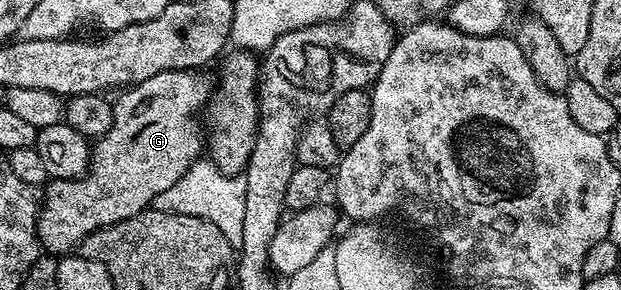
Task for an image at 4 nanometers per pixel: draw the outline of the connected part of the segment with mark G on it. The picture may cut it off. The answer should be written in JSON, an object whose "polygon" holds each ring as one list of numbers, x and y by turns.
{"polygon":[[163,70,146,80,136,83,135,86,125,89,121,93,124,95,112,102,112,123,101,138,95,139,94,145,91,147,90,169,78,178,57,178,49,181,43,187,40,213,36,216,36,235,40,237,41,247,49,255,63,256,73,253,79,247,80,242,86,240,86,236,90,236,96,230,101,230,102,227,109,226,110,224,118,224,122,220,130,220,130,216,138,216,142,211,151,207,154,196,159,196,162,192,166,192,166,188,170,188,170,184,176,184,183,174,197,162,201,157,202,151,205,149,206,138,202,133,201,123,200,126,196,123,196,110,203,111,205,109,206,103,210,98,210,93,214,88,213,83,211,81,207,82,200,74,203,73,190,70]]}

